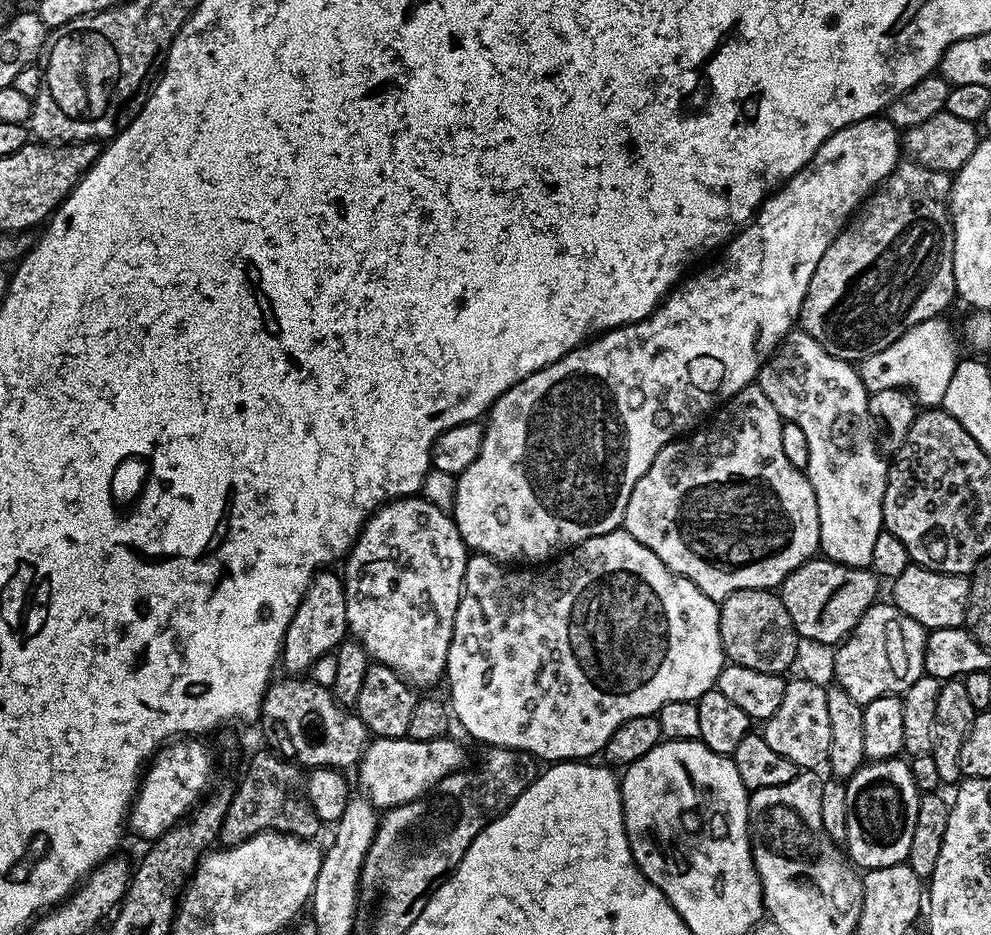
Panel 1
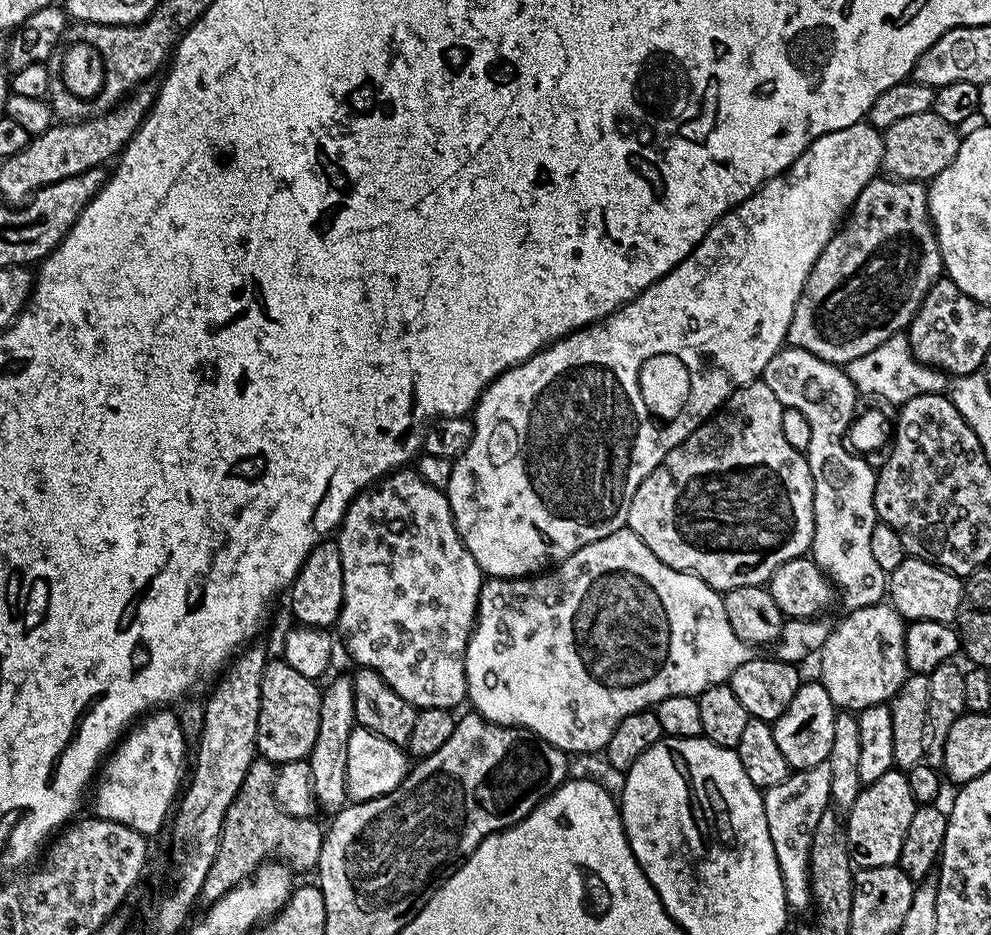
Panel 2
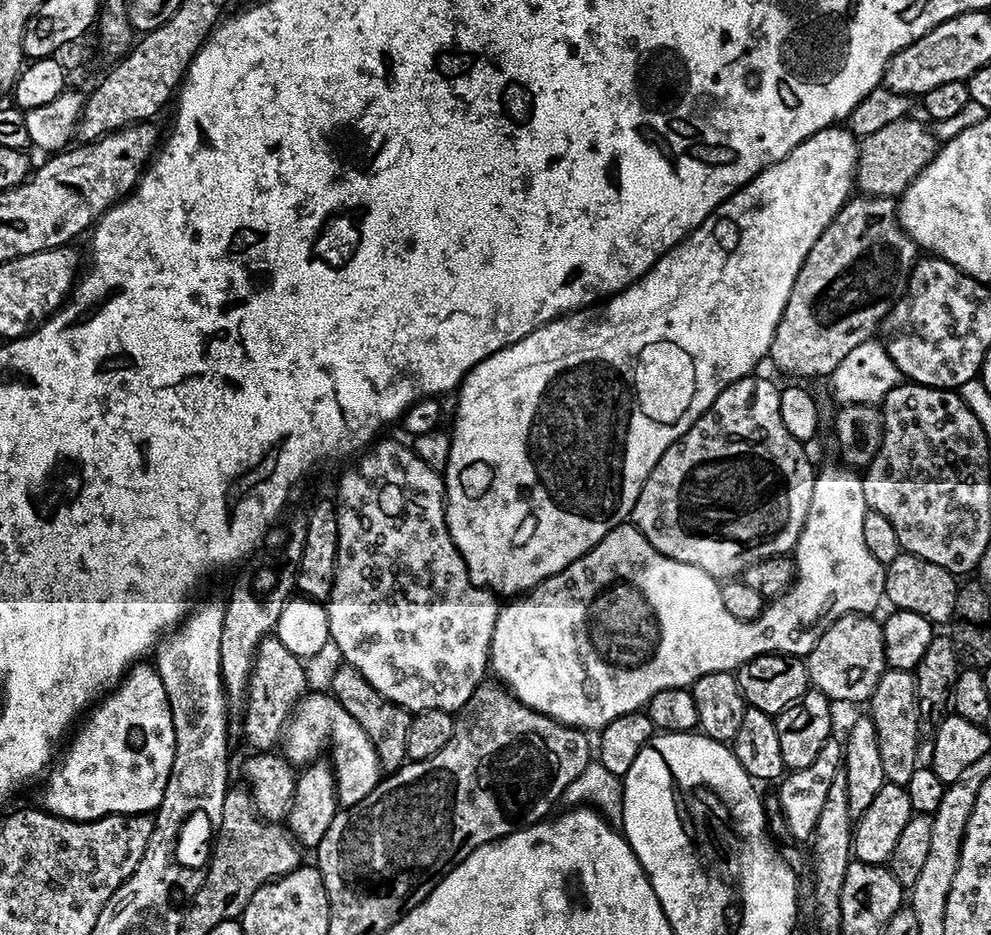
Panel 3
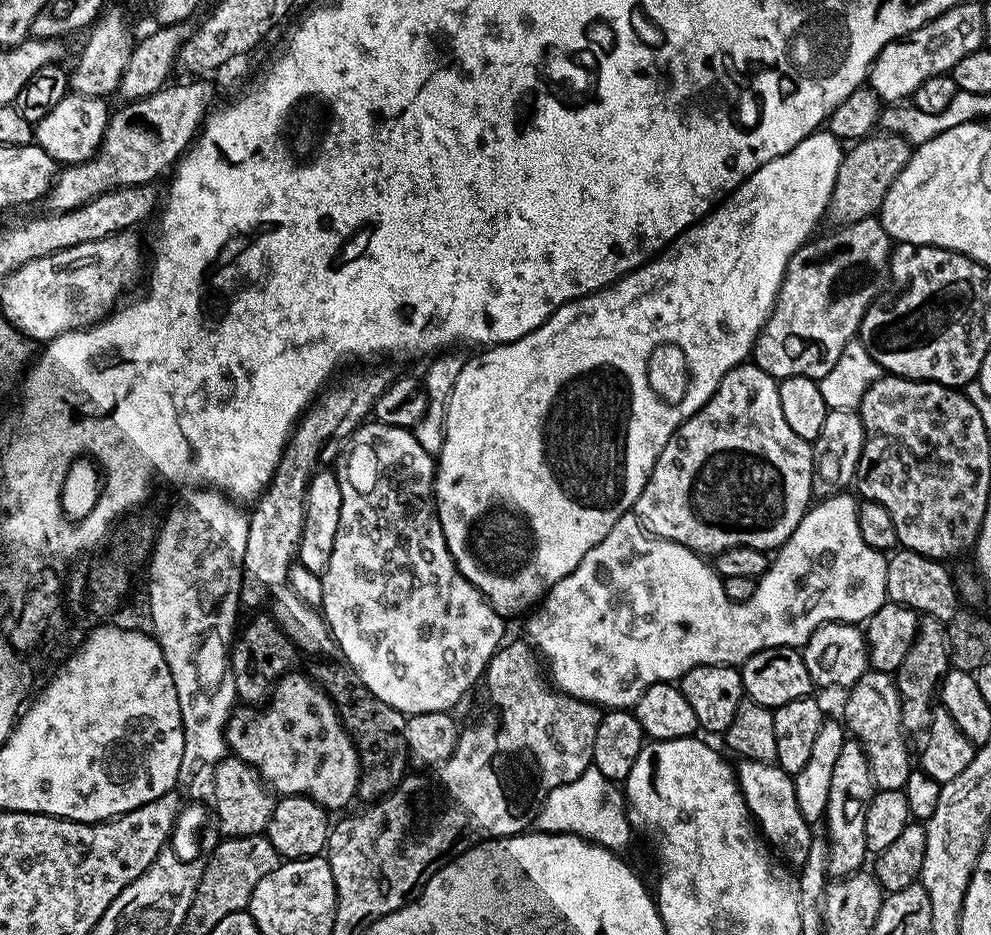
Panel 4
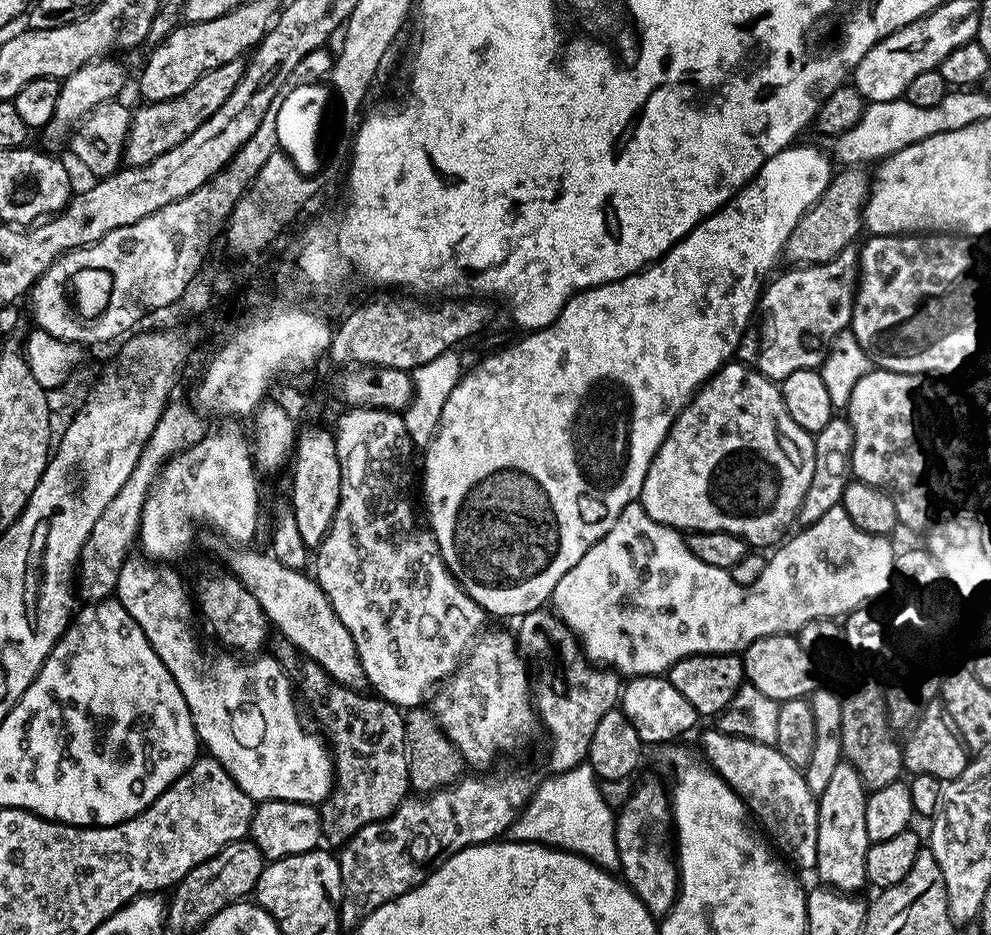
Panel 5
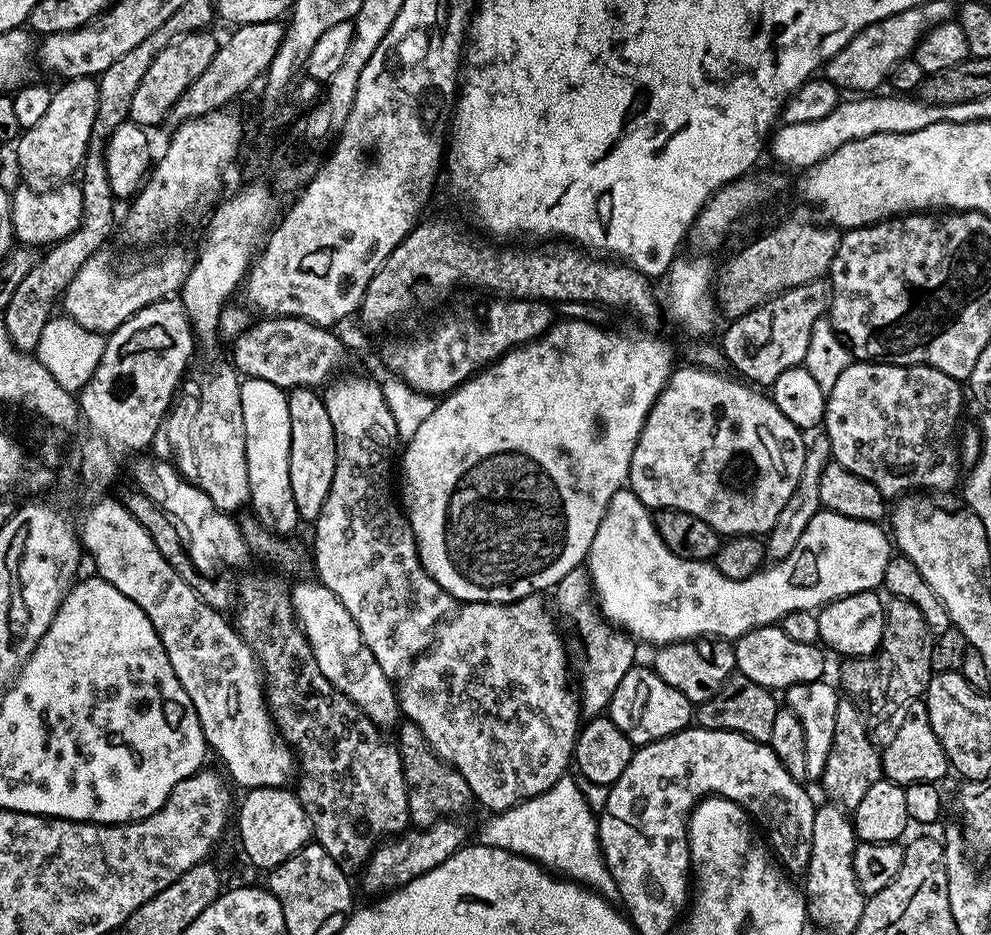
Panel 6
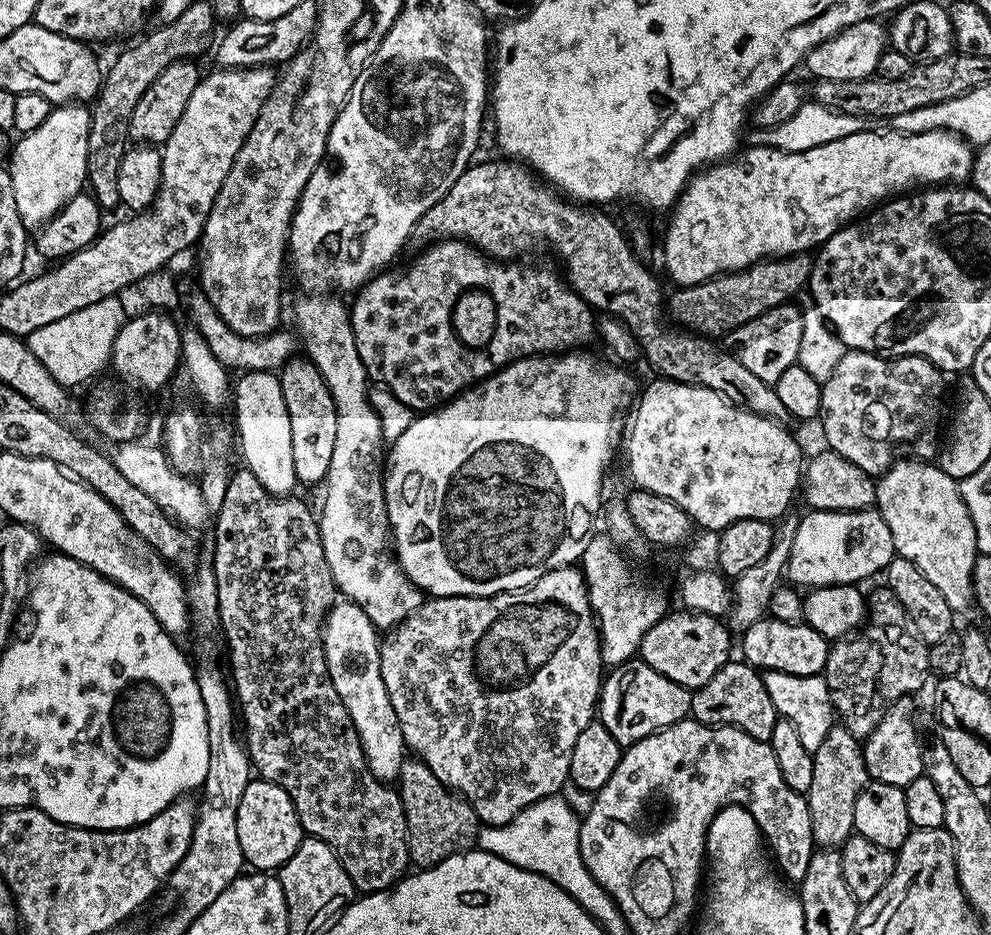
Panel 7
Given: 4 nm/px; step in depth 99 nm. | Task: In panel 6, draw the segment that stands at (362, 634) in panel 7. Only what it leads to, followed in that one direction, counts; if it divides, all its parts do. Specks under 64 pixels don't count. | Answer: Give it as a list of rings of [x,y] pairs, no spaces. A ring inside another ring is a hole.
[[[316,580],[292,586],[289,596],[292,609],[304,636],[310,642],[322,674],[325,674],[327,680],[340,693],[346,694],[382,730],[388,730],[392,725],[395,727],[400,720],[397,689],[393,681],[383,673],[370,648],[362,642],[361,631],[358,630],[354,618],[350,617],[346,606],[338,601],[337,595],[328,587]]]

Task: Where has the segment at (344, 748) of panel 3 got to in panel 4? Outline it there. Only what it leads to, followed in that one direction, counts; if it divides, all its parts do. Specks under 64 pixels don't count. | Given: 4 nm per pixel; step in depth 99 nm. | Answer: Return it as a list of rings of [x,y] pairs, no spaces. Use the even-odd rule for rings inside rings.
[[[293,670],[278,681],[267,704],[263,708],[242,706],[229,716],[225,728],[225,739],[229,749],[247,762],[263,777],[268,786],[280,796],[308,796],[325,810],[344,808],[358,796],[360,787],[360,753],[352,737],[344,729],[340,715],[331,698],[315,684],[311,675],[304,676]]]

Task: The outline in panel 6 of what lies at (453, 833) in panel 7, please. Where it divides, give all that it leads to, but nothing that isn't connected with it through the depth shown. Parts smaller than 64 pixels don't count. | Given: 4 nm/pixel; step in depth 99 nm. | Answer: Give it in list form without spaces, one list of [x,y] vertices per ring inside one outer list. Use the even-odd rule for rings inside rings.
[[[407,722],[399,725],[400,761],[406,782],[406,802],[408,803],[409,821],[417,828],[429,828],[439,820],[459,817],[459,812],[464,812],[468,807],[473,807],[474,797],[466,778],[462,778],[460,771],[448,764],[422,738],[422,730],[418,726]]]

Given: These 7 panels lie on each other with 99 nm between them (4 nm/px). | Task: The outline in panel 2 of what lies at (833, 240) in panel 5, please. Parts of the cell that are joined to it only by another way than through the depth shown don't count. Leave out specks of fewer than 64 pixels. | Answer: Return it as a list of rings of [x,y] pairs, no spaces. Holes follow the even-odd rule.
[[[932,111],[926,114],[914,114],[911,118],[902,118],[902,122],[894,122],[894,126],[883,129],[884,153],[882,168],[889,177],[898,180],[918,180],[930,182],[958,154],[962,136],[957,125],[945,122]]]

